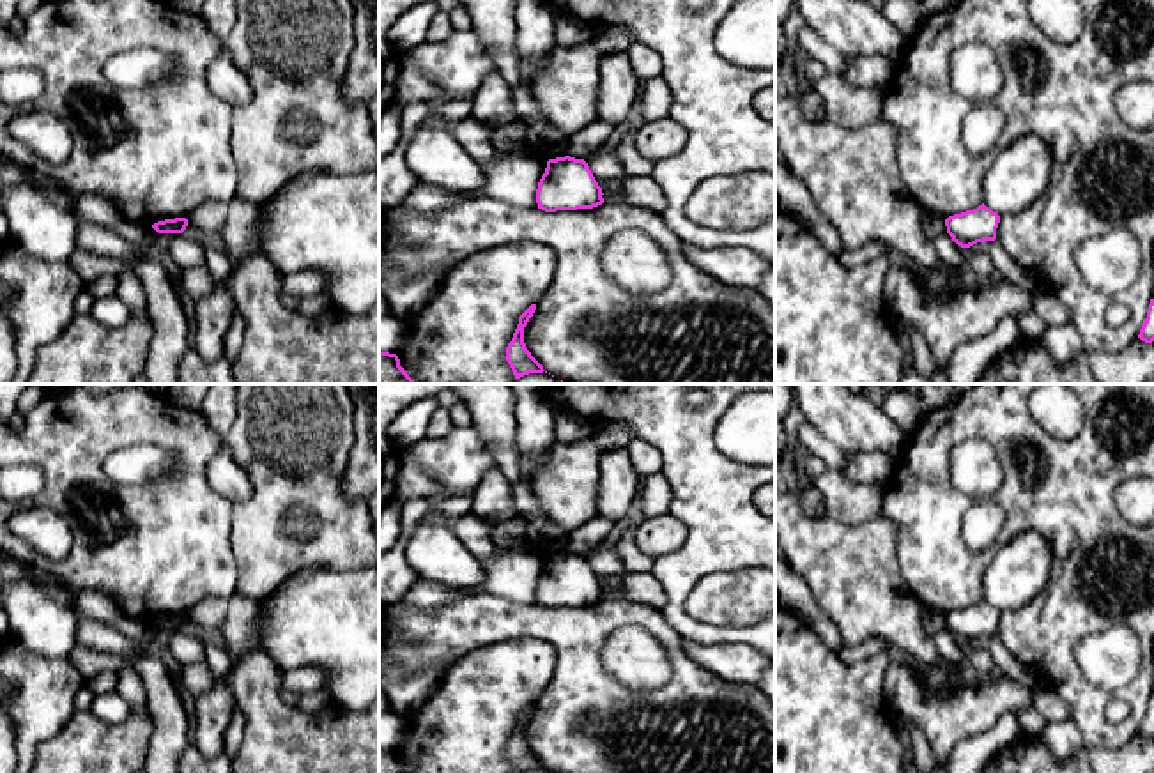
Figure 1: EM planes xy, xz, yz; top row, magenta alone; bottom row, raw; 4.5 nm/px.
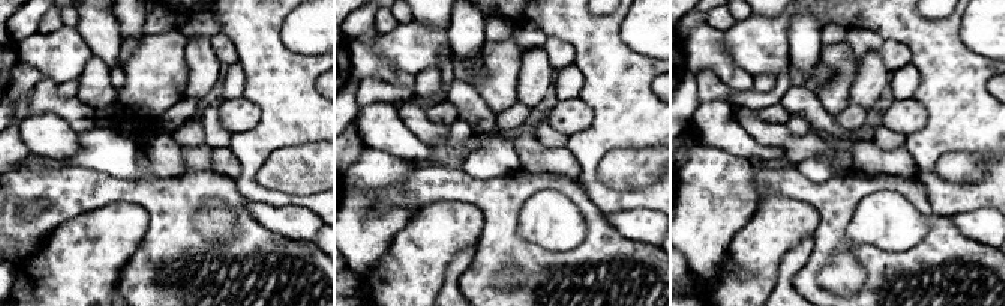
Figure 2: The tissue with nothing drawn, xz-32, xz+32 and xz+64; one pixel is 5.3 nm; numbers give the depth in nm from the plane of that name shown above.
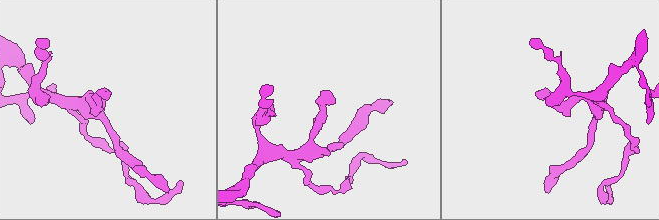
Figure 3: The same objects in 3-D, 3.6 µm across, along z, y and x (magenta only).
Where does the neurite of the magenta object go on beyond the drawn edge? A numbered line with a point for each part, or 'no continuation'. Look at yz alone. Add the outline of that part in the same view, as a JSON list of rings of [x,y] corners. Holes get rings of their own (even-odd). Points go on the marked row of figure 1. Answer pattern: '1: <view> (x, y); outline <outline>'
no continuation

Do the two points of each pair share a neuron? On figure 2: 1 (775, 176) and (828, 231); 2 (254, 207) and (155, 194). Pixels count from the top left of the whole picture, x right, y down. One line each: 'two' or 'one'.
1: one
2: two

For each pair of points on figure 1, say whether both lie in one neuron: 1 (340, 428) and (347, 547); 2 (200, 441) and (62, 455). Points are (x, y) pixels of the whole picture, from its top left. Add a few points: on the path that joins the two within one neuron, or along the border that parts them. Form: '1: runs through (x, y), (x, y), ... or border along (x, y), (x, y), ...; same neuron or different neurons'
1: runs through (326, 459), (326, 517); same neuron
2: runs through (167, 428), (96, 428); same neuron

